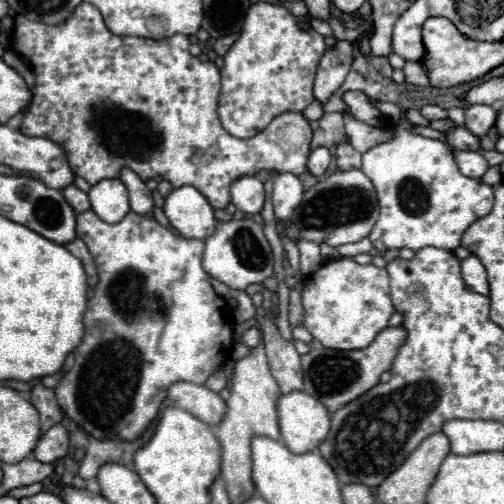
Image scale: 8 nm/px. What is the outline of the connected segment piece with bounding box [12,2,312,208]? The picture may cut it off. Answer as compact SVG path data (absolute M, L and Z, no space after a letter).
M80 2L70 18L58 26L16 16L12 50L20 52L36 74L34 96L24 114L20 132L60 144L68 156L72 172L80 178L86 174L86 182L92 186L104 178L116 178L120 168L128 166L144 182L162 176L174 188L190 184L206 196L212 208L228 206L228 188L238 176L274 168L276 172L292 172L296 176L304 174L312 140L308 120L300 112L286 112L276 116L258 136L244 140L230 136L222 128L216 112L220 72L212 62L200 62L188 52L188 48L190 42L184 34L174 34L162 40L114 36L108 32L100 12L88 2Z

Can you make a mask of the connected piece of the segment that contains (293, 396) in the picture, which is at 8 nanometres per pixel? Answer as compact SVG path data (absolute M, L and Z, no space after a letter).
M294 390L288 394L280 394L276 400L280 438L284 446L296 454L312 452L318 448L320 440L328 434L330 414L306 392Z

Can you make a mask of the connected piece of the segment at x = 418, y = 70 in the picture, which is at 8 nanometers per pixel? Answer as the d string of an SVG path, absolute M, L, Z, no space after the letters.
M406 62L402 70L406 74L406 84L414 84L414 86L428 86L430 84L420 62Z

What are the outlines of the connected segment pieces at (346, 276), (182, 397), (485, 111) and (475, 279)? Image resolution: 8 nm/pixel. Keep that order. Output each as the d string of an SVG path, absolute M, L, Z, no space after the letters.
M350 258L330 260L322 264L318 272L308 276L306 286L302 290L302 302L304 302L304 326L314 336L314 340L318 340L322 346L332 350L366 348L376 338L376 334L388 326L388 320L394 314L392 300L390 300L388 272L384 268L376 268L374 264L360 266Z
M174 382L168 388L168 398L174 406L190 412L198 420L214 426L224 416L224 400L208 390L206 386L192 384L192 382Z
M476 104L466 108L466 128L476 134L484 136L496 122L496 110L486 104Z
M470 254L466 260L462 260L462 278L472 292L478 292L478 294L484 294L484 296L488 294L486 270L484 270L482 262L478 260L478 256Z

